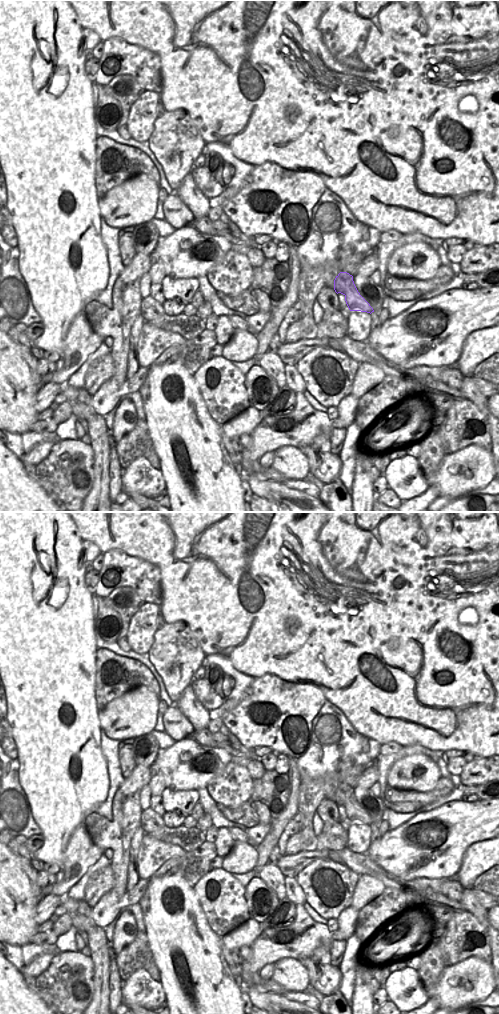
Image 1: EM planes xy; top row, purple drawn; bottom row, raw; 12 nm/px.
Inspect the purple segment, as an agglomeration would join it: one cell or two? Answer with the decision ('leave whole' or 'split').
split

